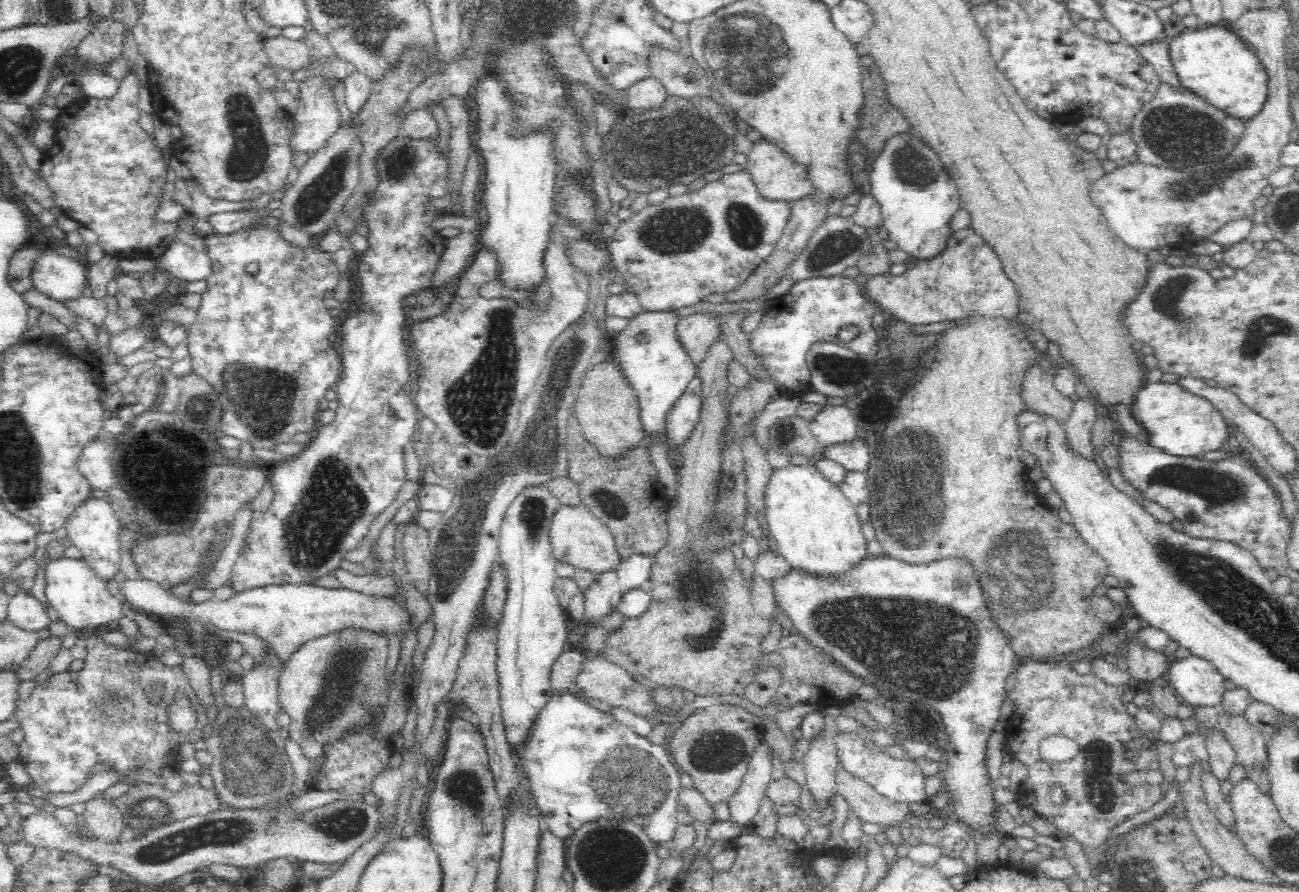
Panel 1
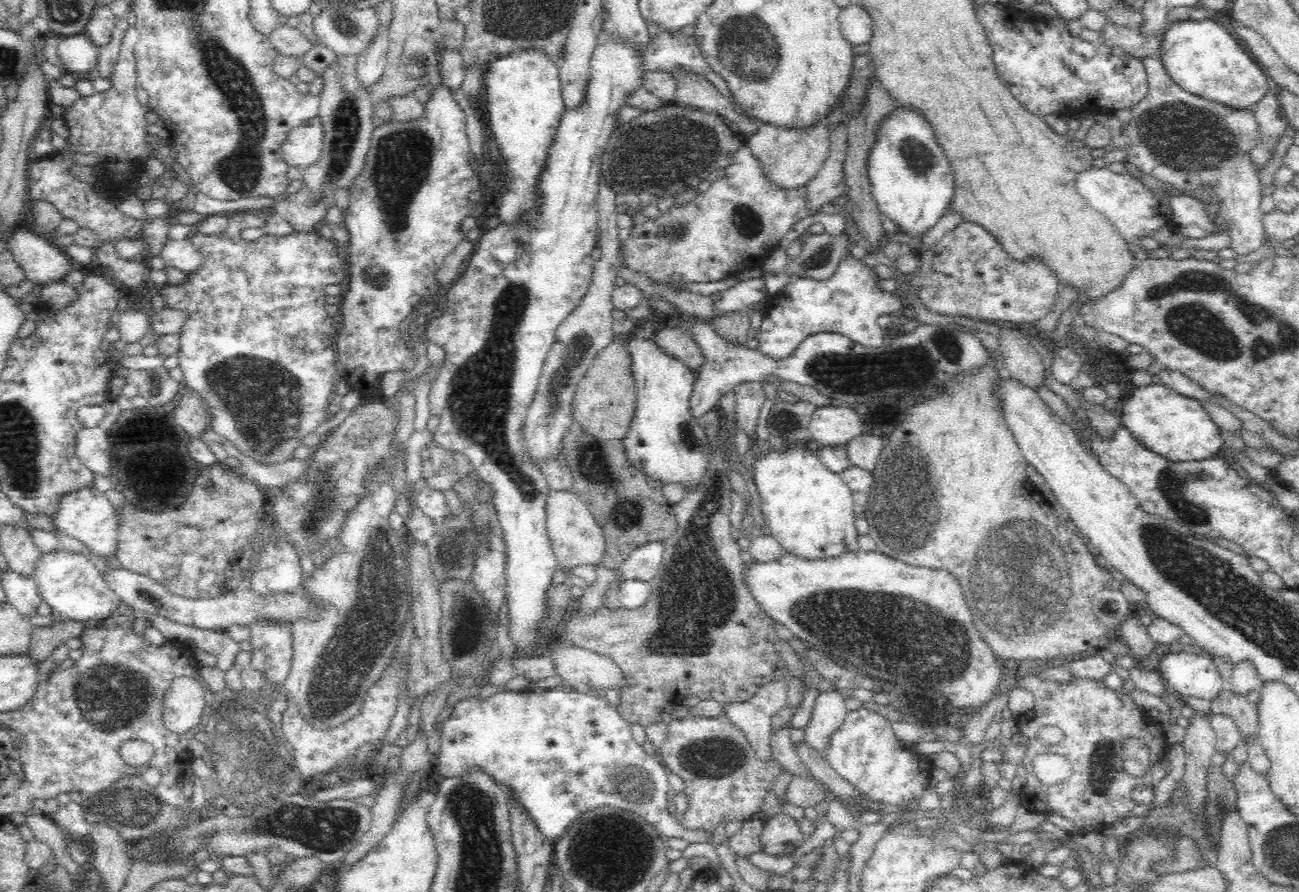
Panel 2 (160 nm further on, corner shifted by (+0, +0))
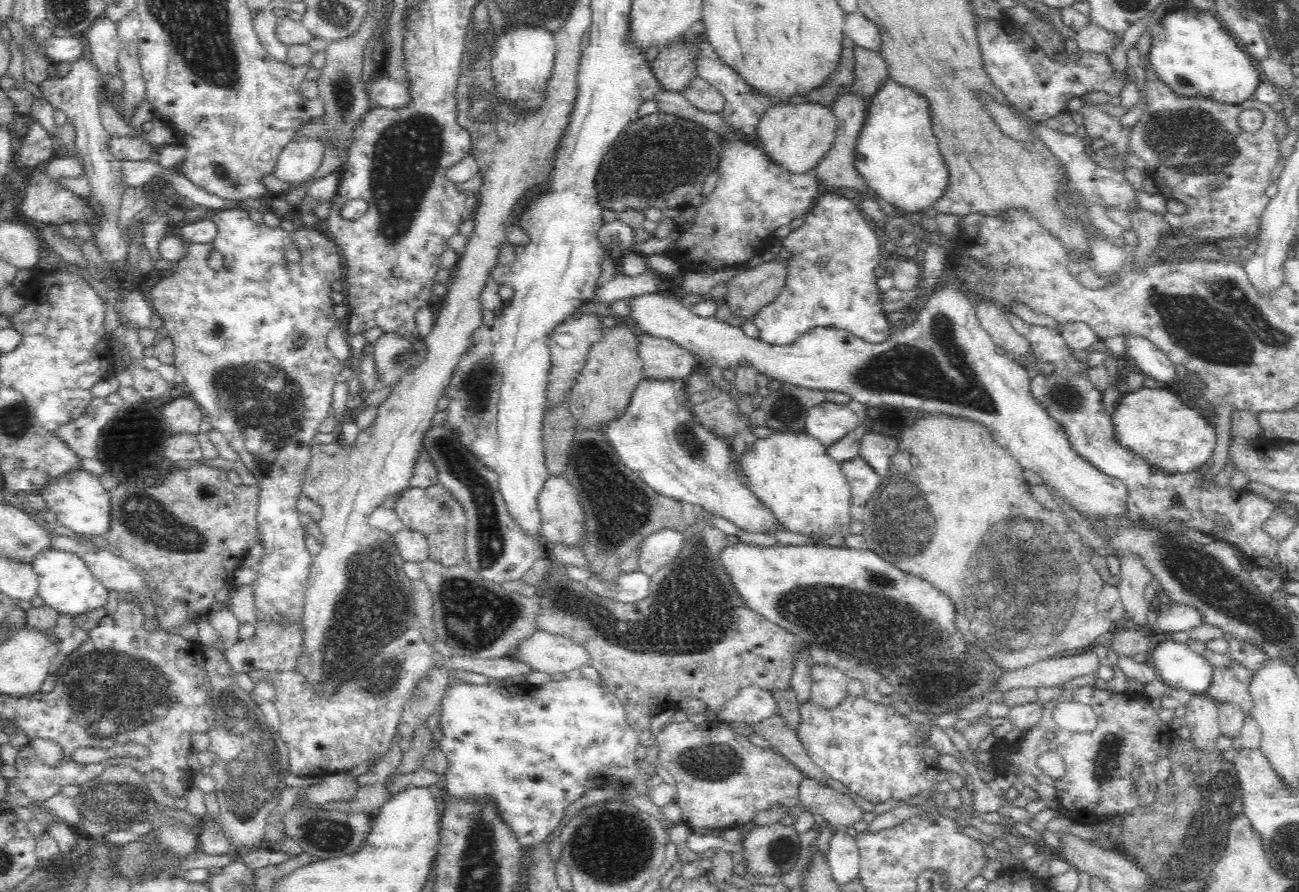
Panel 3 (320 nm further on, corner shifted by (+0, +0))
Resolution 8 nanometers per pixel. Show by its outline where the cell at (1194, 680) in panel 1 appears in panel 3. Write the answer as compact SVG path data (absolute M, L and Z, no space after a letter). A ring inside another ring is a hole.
M1162 641L1152 648L1149 663L1153 665L1159 679L1172 690L1182 688L1192 694L1204 695L1213 678L1213 666L1187 644Z

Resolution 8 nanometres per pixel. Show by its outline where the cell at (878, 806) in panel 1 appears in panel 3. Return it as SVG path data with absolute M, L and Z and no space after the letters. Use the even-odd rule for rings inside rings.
M775 714L760 724L754 724L752 728L768 739L774 745L776 752L784 755L792 764L795 764L806 777L823 784L832 779L824 769L814 763L804 750L796 732L788 728L782 717Z

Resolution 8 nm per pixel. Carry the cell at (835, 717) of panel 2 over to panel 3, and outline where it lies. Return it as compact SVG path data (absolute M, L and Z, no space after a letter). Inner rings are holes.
M815 664L811 675L811 702L823 712L832 712L848 698L848 679L839 670Z

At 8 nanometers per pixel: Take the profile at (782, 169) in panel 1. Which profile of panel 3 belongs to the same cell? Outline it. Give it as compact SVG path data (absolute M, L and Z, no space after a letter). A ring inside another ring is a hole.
M809 101L788 106L771 106L757 124L760 148L774 165L789 174L812 173L832 148L837 122L827 106L810 104Z

